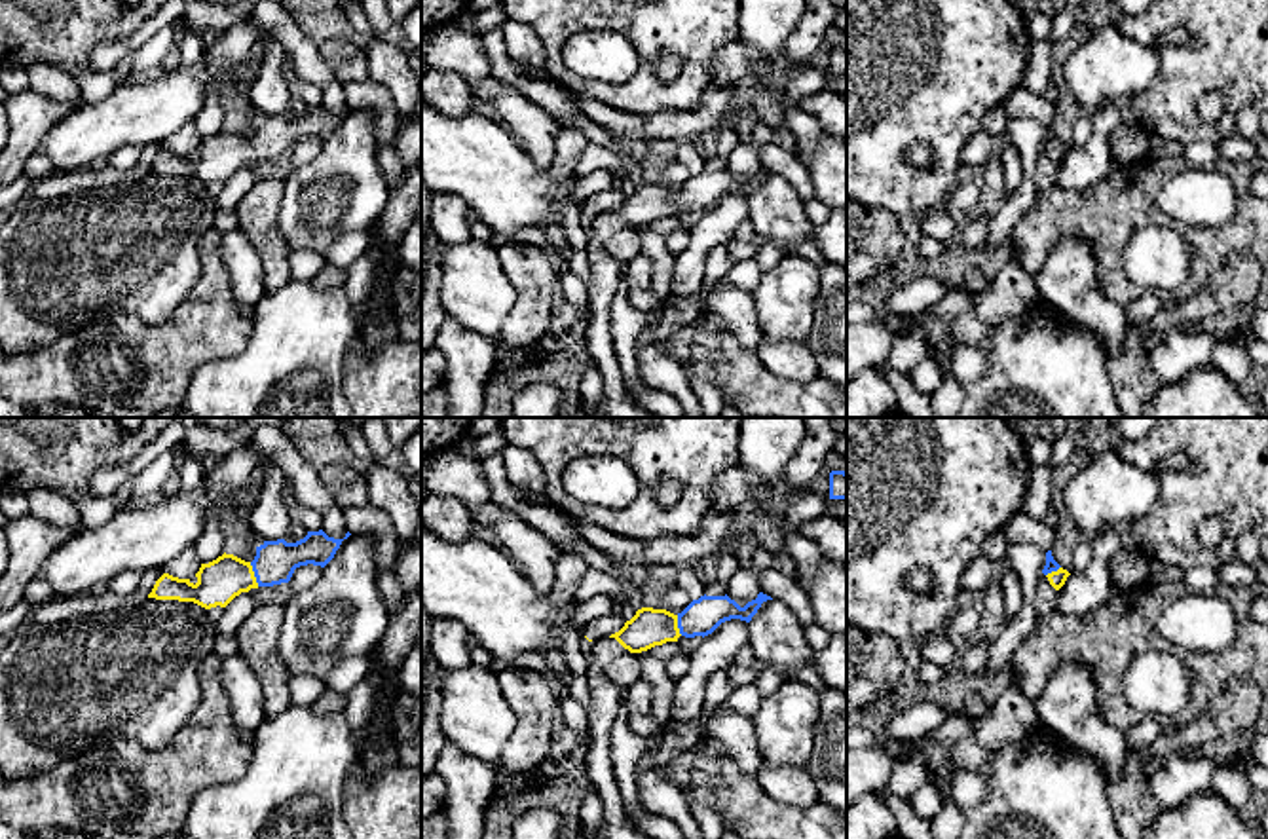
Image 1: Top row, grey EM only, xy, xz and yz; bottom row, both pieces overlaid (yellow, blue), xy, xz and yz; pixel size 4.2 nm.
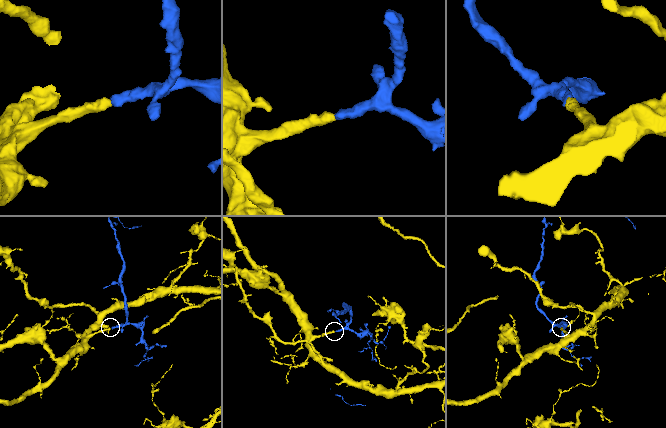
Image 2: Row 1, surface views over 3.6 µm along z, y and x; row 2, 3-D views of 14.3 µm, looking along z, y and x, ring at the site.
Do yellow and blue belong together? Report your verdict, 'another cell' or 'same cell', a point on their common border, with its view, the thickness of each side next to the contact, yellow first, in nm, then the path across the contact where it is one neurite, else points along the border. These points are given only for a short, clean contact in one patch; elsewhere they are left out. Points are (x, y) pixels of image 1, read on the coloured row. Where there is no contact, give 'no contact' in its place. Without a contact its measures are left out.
same cell; meets yellow in xy at (253, 574); 190 nm thick on the yellow side, 180 nm on the other; runs through xy (219, 581), (228, 576), (253, 574), (266, 570), (276, 560)

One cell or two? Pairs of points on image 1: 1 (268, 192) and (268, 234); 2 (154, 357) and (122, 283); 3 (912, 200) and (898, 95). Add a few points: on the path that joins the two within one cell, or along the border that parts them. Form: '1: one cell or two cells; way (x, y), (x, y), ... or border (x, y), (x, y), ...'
1: one cell; way (268, 202), (268, 224)
2: two cells; border (179, 304), (154, 323), (109, 312), (92, 325)
3: one cell; way (893, 173), (893, 122)

